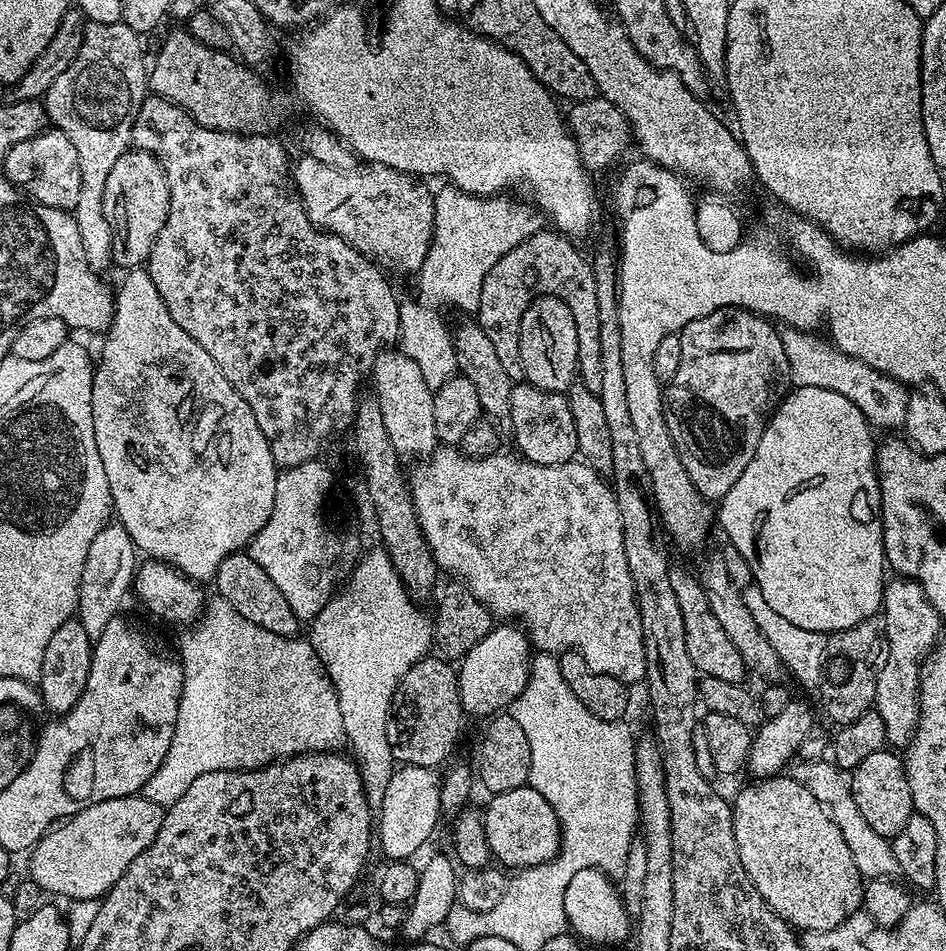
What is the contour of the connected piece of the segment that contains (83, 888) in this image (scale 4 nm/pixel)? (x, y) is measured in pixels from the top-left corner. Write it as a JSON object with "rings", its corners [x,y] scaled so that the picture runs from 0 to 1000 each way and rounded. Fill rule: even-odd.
{"rings":[[[150,835],[116,839],[95,846],[56,870],[33,893],[32,923],[40,927],[43,939],[72,942],[73,947],[100,946],[115,938],[133,919],[133,911],[163,885],[171,869],[174,851]]]}

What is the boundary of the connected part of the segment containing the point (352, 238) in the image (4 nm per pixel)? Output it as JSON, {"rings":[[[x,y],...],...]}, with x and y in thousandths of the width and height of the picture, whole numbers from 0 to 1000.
{"rings":[[[318,163],[316,167],[307,188],[330,236],[362,249],[383,269],[443,287],[459,246],[461,208],[458,199],[448,195],[451,192],[407,172],[385,170],[382,177],[350,177],[336,166]]]}

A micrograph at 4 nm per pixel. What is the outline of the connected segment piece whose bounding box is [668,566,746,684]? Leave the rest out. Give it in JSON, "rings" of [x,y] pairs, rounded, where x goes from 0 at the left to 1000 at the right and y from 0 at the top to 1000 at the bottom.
{"rings":[[[715,595],[707,596],[708,616],[712,616],[712,625],[717,625],[717,637],[721,637],[721,654],[725,658],[725,683],[729,687],[729,696],[734,696],[740,711],[763,713],[763,717],[783,718],[788,713],[789,703],[784,696],[784,688],[772,675],[767,662],[763,662],[763,654],[755,641],[751,641],[751,633],[746,633],[746,625],[742,620],[739,609]]]}

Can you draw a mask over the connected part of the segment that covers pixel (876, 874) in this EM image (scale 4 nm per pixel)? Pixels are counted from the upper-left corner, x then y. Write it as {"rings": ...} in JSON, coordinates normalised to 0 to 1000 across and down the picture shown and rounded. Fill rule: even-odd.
{"rings":[[[878,798],[869,799],[846,799],[838,802],[835,808],[837,819],[844,821],[865,843],[873,851],[875,858],[890,873],[890,881],[894,881],[894,890],[903,902],[903,911],[907,911],[910,922],[914,926],[937,925],[946,922],[950,918],[949,902],[945,902],[943,884],[940,880],[928,877],[915,864],[911,852],[907,852],[907,843],[903,843],[901,834],[901,818],[895,811],[881,802]]]}

